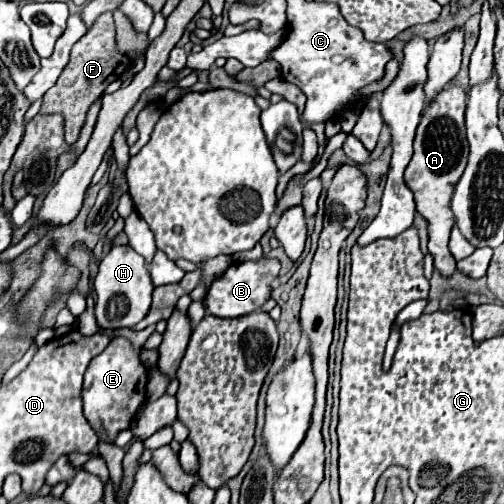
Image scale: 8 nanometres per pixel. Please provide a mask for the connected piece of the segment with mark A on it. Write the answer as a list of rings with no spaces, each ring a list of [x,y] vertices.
[[[458,86],[444,88],[422,112],[422,120],[414,138],[414,156],[406,168],[406,184],[412,188],[416,198],[416,210],[428,222],[428,252],[434,258],[434,266],[442,276],[456,272],[456,260],[448,250],[454,216],[450,210],[450,198],[460,174],[468,162],[468,140],[464,126],[466,94]]]

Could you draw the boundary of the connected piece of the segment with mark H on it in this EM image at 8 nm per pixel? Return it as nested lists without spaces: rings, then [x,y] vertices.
[[[115,245],[100,262],[100,270],[94,278],[94,288],[98,294],[96,300],[96,322],[104,330],[130,328],[138,324],[150,310],[152,302],[152,282],[146,268],[146,262],[129,245]]]

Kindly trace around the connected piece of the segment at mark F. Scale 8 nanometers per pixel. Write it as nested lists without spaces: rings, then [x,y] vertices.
[[[104,12],[96,18],[92,28],[74,44],[70,62],[60,74],[58,82],[44,94],[42,114],[62,114],[66,120],[66,144],[72,146],[84,126],[88,108],[104,94],[106,86],[116,80],[124,70],[122,64],[130,64],[132,60],[116,50],[116,36],[114,36],[114,18],[112,12]]]

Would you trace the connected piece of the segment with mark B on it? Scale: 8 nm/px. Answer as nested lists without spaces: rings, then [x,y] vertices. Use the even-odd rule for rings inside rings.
[[[260,258],[256,262],[236,262],[232,264],[214,284],[210,286],[204,306],[212,316],[218,318],[238,318],[244,314],[252,314],[260,310],[260,306],[270,298],[270,286],[274,278],[278,278],[280,272],[280,262],[278,260],[268,260]]]

